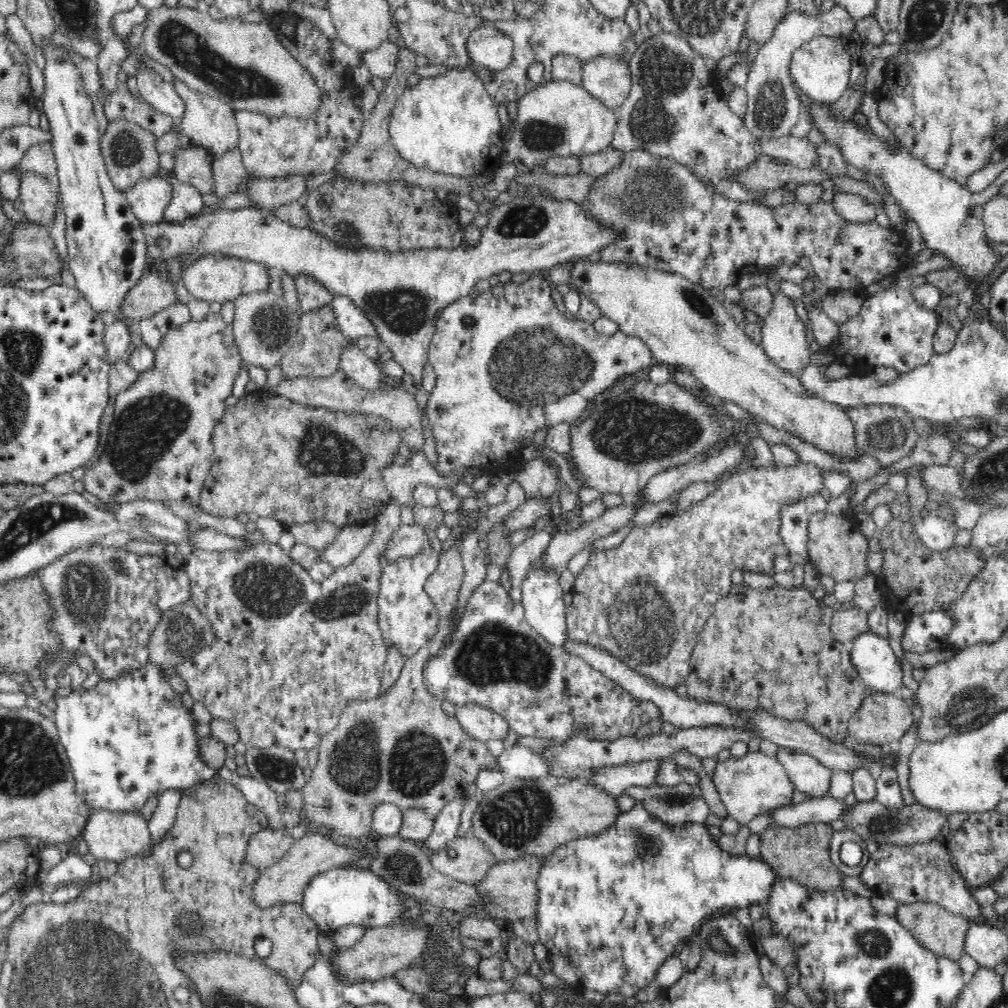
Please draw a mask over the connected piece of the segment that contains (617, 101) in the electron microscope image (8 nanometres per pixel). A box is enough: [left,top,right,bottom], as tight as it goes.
[581,56,631,110]

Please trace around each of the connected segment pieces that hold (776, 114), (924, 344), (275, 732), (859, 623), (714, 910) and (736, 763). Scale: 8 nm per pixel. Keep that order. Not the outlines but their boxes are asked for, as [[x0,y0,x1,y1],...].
[[741,6,855,138],[834,288,939,373],[174,499,400,750],[831,605,867,646],[536,802,777,998],[712,751,797,826]]

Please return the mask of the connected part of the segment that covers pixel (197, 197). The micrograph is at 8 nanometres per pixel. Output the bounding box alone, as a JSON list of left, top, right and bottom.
[164,175,206,223]

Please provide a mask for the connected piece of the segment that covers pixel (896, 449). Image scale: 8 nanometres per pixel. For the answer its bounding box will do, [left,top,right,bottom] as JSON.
[846,404,922,468]

